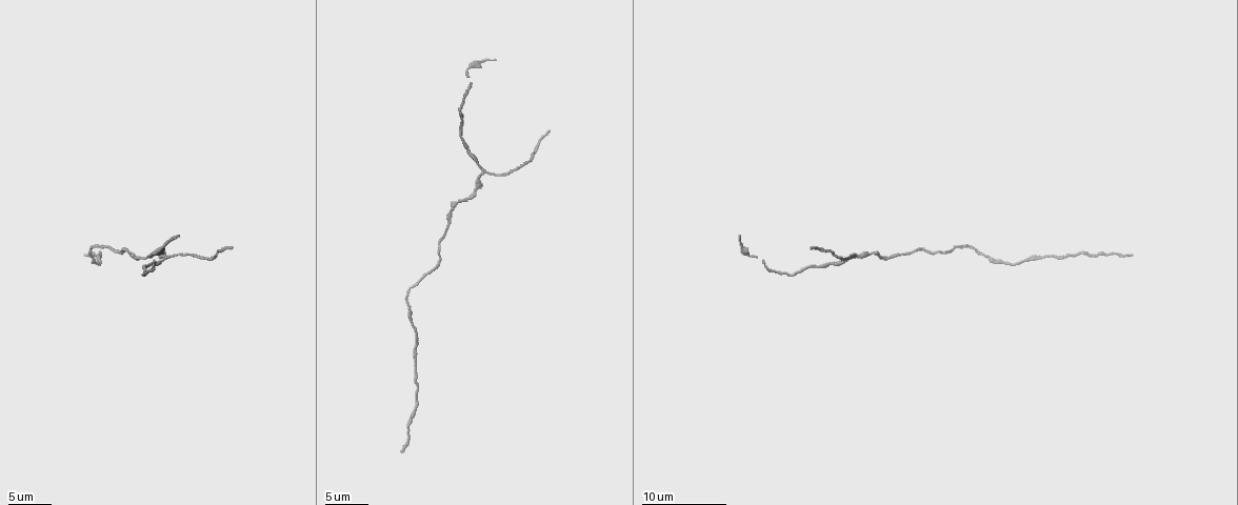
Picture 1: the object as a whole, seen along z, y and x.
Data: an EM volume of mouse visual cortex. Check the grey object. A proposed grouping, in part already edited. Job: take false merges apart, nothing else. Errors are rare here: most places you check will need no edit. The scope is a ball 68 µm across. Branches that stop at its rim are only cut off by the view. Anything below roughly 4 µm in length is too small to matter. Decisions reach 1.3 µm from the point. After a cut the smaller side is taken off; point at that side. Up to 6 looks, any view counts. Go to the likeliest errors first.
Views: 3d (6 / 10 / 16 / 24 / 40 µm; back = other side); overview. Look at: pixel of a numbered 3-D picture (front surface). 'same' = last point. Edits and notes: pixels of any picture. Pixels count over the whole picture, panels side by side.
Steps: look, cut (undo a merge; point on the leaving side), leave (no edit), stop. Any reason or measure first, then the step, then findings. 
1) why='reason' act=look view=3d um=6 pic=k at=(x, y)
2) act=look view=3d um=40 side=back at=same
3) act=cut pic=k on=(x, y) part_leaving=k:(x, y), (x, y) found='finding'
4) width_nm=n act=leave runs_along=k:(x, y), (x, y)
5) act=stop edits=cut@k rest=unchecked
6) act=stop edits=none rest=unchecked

why='thin arm on a thick one' act=look view=3d um=10 pic=1 at=(484, 171)

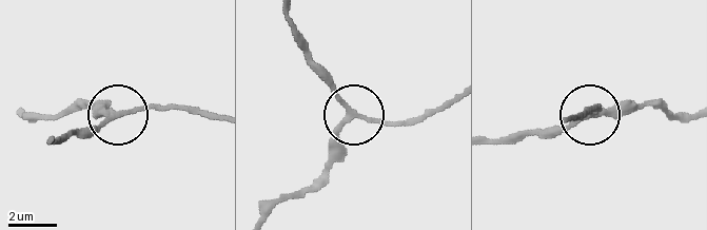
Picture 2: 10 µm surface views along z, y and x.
act=look view=3d um=6 pic=2 at=(355, 114)

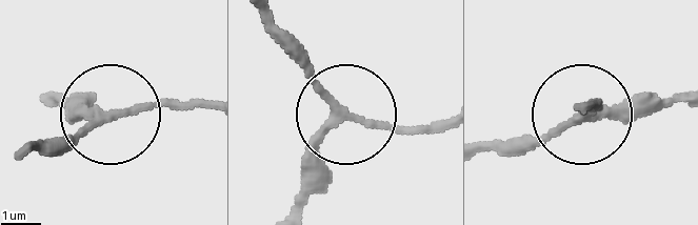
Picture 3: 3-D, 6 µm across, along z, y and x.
width_nm=180 act=leave runs_along=3:(288, 209), (302, 169), (339, 119), (440, 129) found='all the same neuron'

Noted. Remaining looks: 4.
why='thick turns thin' act=look view=3d um=10 pic=1 at=(1023, 260)

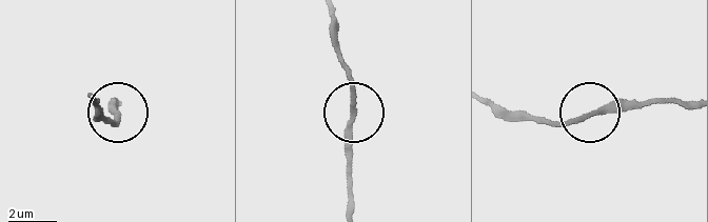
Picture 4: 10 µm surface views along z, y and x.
act=leave found='all the same neuron'

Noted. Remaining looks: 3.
why='thin neck' act=look view=3d um=6 pic=1 at=(144, 257)

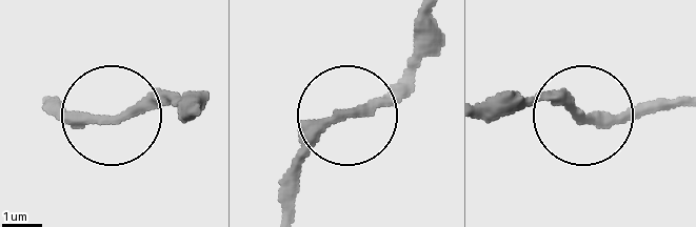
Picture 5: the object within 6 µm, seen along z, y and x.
act=leave runs_along=5:(281, 213), (301, 152), (418, 56) found='continuous, no second neuron'

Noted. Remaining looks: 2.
act=stop edits=none rest=unchecked

